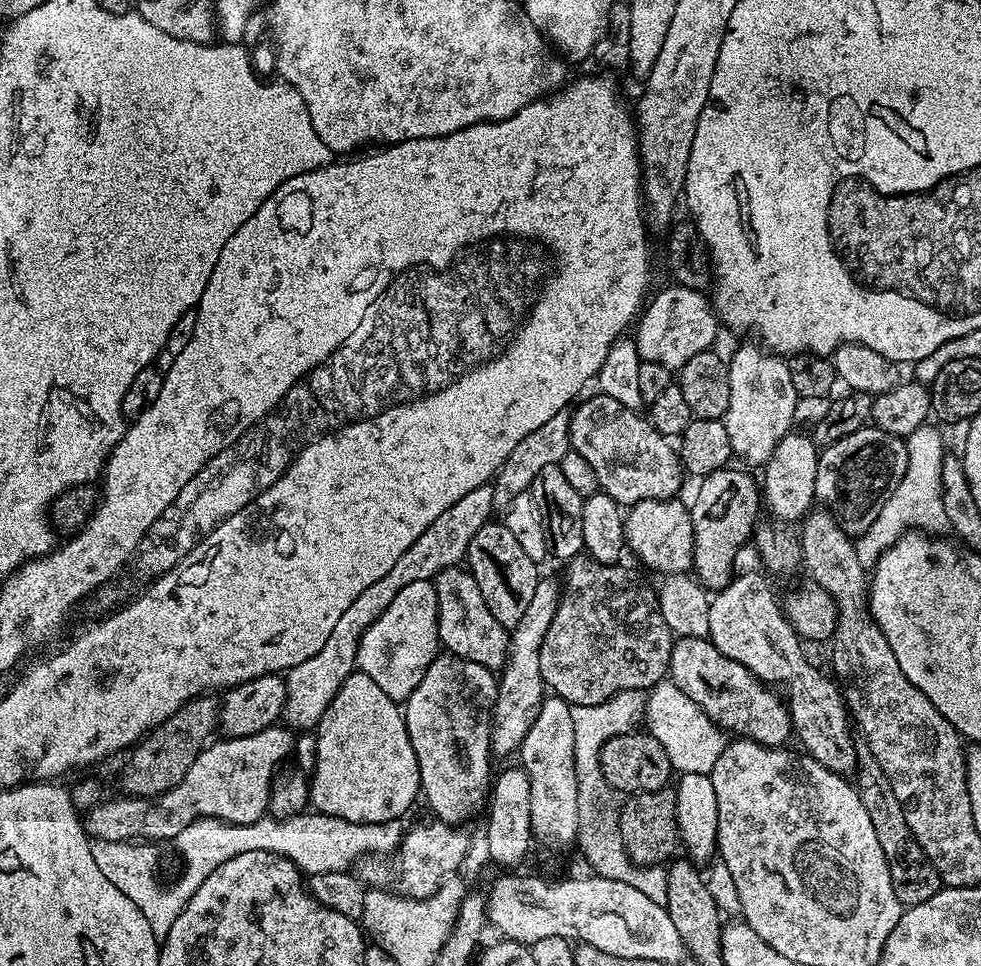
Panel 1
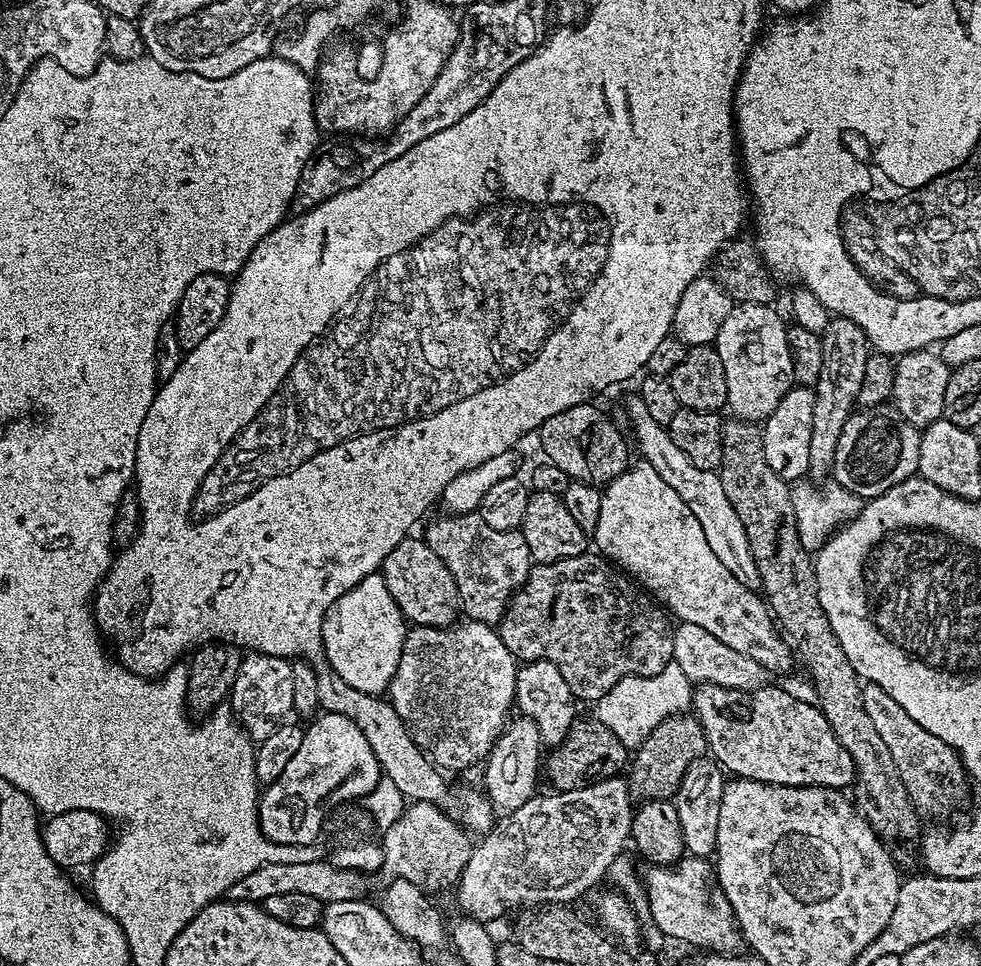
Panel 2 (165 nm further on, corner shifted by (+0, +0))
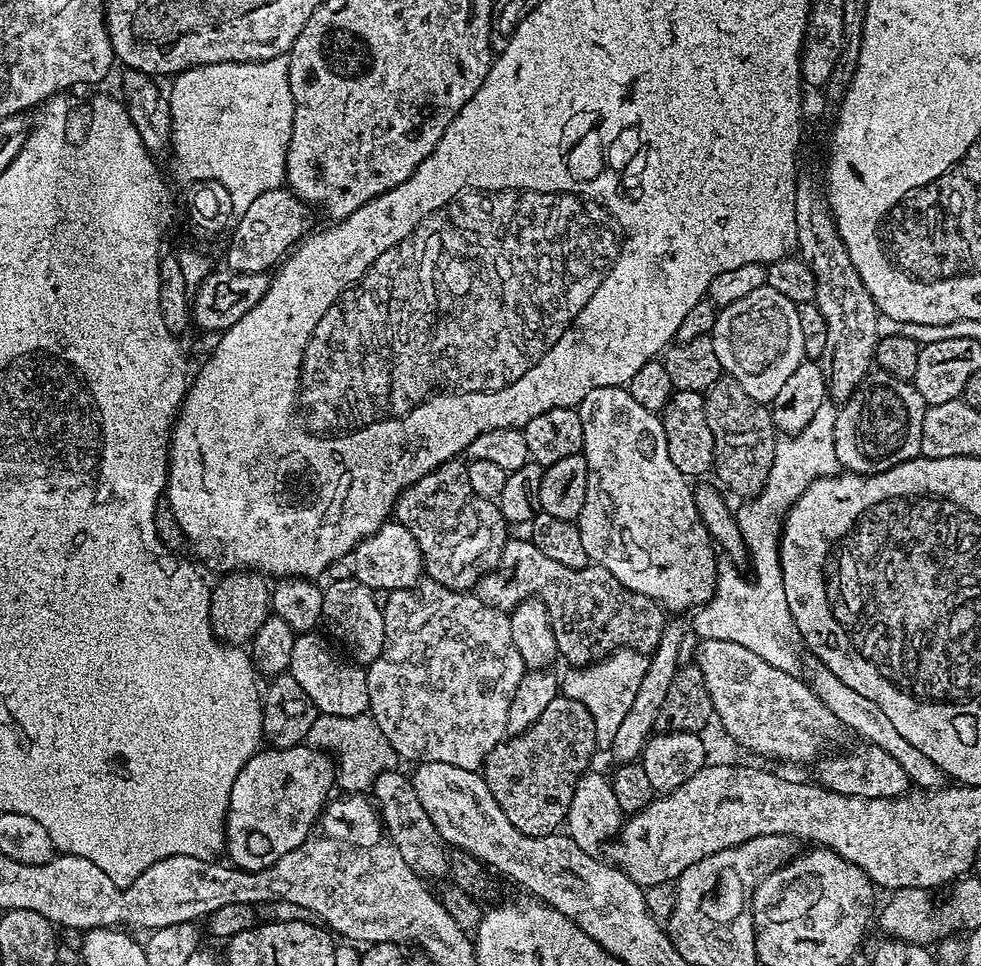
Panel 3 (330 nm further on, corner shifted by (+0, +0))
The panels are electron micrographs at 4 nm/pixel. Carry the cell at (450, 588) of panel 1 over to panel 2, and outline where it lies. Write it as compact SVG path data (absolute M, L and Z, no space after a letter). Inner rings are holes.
M409 536L400 542L383 560L380 573L395 604L409 623L444 628L451 627L459 619L462 609L454 576L421 537Z

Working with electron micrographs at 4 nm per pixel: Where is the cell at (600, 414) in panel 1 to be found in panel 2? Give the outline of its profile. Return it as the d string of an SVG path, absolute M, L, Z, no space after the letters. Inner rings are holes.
M589 402L570 406L570 410L562 410L562 414L554 414L554 418L546 418L546 422L538 429L538 437L540 436L541 450L548 455L545 456L547 463L568 472L573 481L604 486L615 476L621 476L624 469L629 467L630 459L628 460L628 444L616 429L615 422L594 405L595 403Z

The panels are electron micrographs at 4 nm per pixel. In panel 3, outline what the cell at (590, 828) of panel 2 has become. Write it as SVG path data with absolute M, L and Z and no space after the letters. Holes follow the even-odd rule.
M669 619L663 628L662 637L659 638L658 646L649 655L647 672L642 678L642 683L638 688L634 698L634 705L630 706L626 716L622 720L618 731L608 745L608 751L611 752L615 763L635 763L639 761L641 753L644 752L645 742L648 737L653 735L661 714L660 707L667 695L667 691L674 678L676 671L680 667L678 656L684 640L684 628L676 620Z

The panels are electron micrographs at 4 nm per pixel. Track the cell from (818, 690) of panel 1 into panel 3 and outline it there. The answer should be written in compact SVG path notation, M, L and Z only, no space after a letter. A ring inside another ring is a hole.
M624 386L590 390L590 394L586 394L586 398L582 398L578 411L582 422L582 438L584 439L582 455L588 463L586 506L582 506L578 527L582 534L582 546L586 550L589 561L602 566L606 570L610 570L610 574L614 574L614 578L618 578L618 582L622 582L622 586L626 586L638 594L646 594L646 598L650 598L655 604L660 605L661 608L669 613L680 614L676 612L688 611L688 613L691 613L693 610L700 608L712 597L716 589L718 552L699 518L698 510L695 506L694 488L693 485L688 485L691 484L689 477L681 474L678 466L674 466L674 462L670 462L670 450L666 446L666 430L664 429L663 419L657 413L646 410L646 406L641 406L640 403L634 402L634 398L628 393L627 387Z

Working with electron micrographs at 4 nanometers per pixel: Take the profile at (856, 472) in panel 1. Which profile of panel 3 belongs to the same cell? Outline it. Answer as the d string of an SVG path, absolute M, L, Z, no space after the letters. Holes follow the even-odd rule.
M879 370L869 371L863 382L856 387L856 393L851 396L845 404L839 405L836 414L836 425L834 426L834 454L838 454L838 462L840 463L841 469L848 474L873 476L879 472L890 470L894 466L898 466L907 460L915 460L916 457L920 455L920 447L922 446L922 418L924 417L925 407L926 405L924 403L924 399L922 398L922 394L918 394L915 384L907 380L899 380L890 374L886 374L885 372Z

